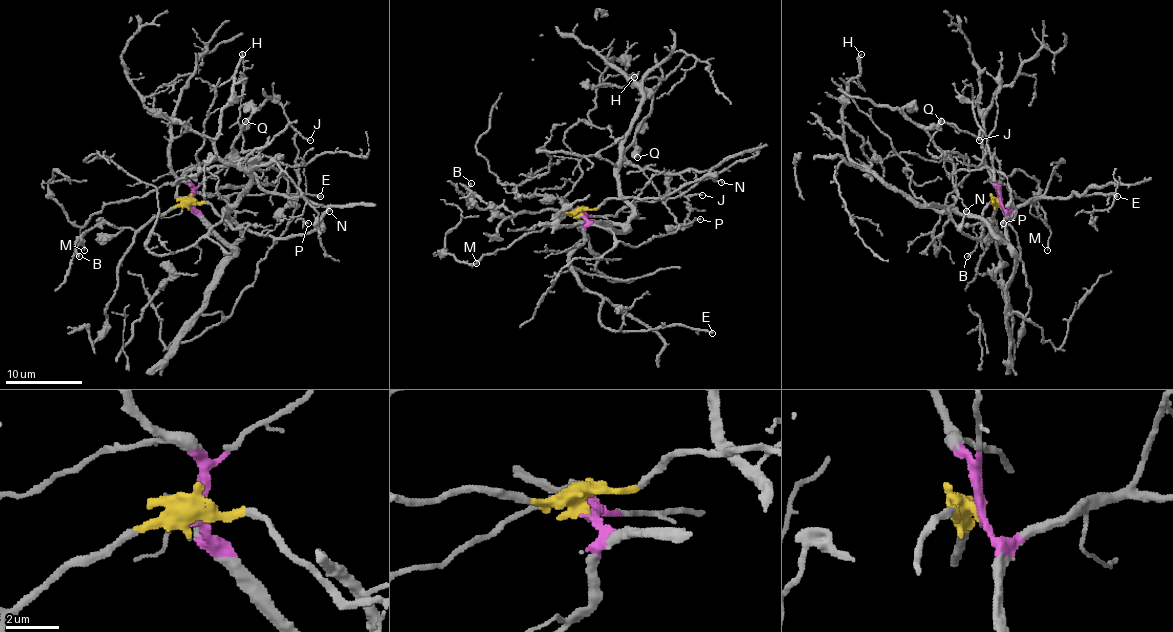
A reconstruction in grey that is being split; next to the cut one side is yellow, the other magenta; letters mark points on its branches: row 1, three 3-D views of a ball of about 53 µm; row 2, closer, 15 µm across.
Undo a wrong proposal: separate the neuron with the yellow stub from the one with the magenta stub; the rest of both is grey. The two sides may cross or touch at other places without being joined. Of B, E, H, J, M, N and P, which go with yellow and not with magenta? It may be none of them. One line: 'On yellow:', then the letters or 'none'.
On yellow: B, N

